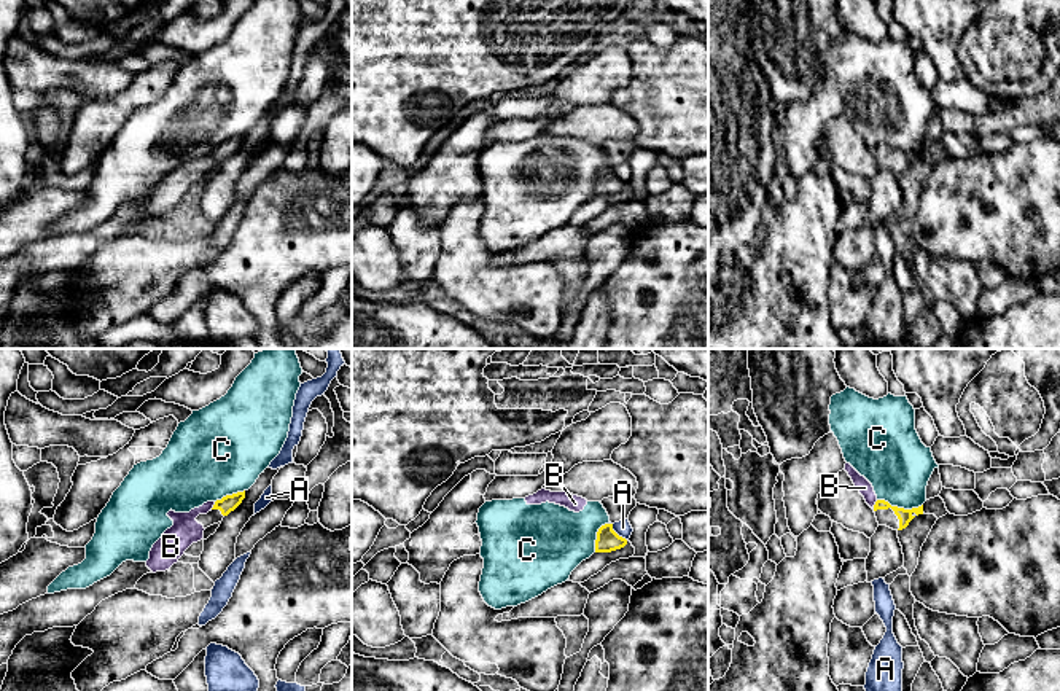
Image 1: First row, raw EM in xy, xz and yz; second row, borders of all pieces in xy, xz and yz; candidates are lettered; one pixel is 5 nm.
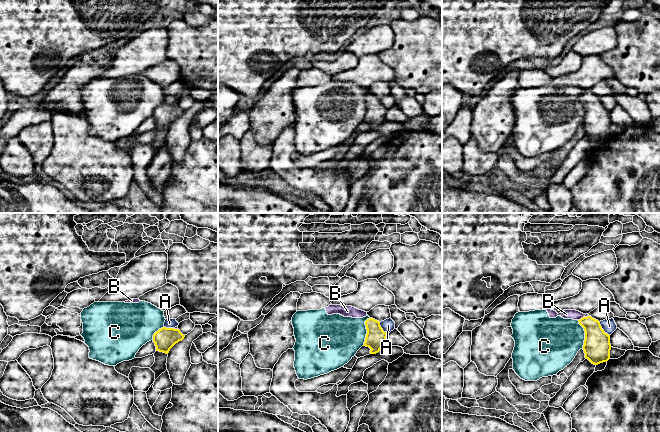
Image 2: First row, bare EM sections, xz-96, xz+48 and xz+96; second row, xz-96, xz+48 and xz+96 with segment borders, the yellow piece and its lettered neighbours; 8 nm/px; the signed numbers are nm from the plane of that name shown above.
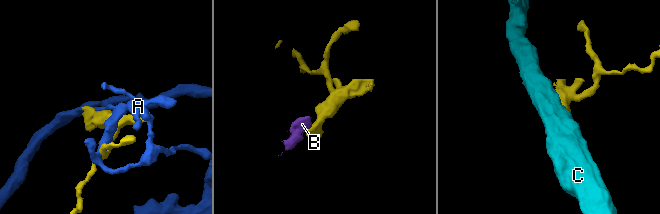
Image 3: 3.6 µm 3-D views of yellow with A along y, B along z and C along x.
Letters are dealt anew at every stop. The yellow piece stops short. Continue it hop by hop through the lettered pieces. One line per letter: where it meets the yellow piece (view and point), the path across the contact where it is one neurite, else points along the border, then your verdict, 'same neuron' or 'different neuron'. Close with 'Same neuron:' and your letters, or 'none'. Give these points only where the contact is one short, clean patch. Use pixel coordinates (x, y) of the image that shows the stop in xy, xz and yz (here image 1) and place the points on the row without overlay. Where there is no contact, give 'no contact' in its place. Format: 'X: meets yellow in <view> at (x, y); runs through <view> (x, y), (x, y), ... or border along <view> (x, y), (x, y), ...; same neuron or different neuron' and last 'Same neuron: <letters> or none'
A: meets yellow in xz at (616, 177); different neuron
B: meets yellow in xy at (214, 148); runs through xy (228, 147), (214, 148), (199, 153), (185, 174); same neuron
C: meets yellow in yz at (900, 152); different neuron
Same neuron: B

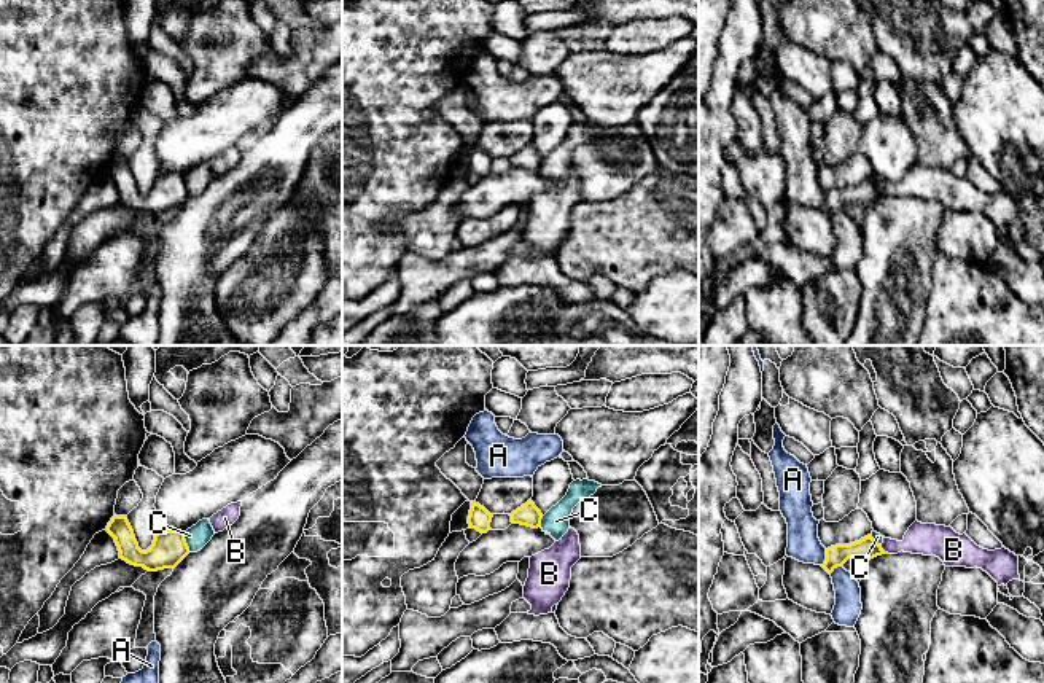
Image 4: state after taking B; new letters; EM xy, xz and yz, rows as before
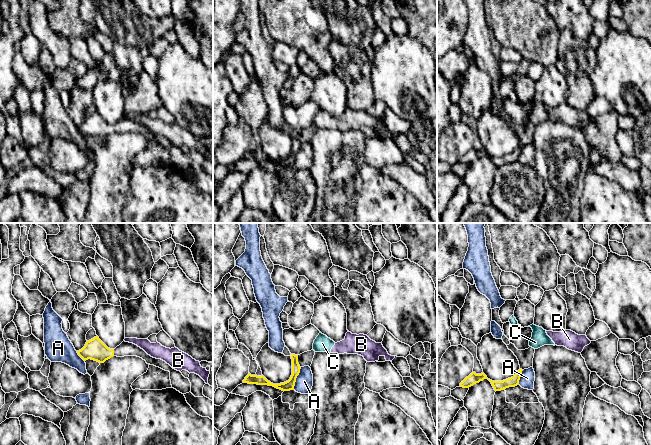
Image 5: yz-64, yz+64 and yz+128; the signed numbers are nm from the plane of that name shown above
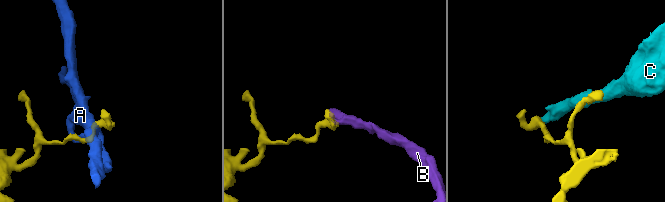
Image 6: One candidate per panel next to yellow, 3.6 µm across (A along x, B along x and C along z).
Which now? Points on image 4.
A: meets yellow in yz at (826, 201); border along yz (826, 193), (826, 202), (821, 209); different neuron
B: meets yellow in yz at (882, 193); border along yz (880, 188), (888, 196); different neuron
C: meets yellow in xy at (185, 185); border along xy (183, 175), (190, 195); different neuron
Same neuron: none

